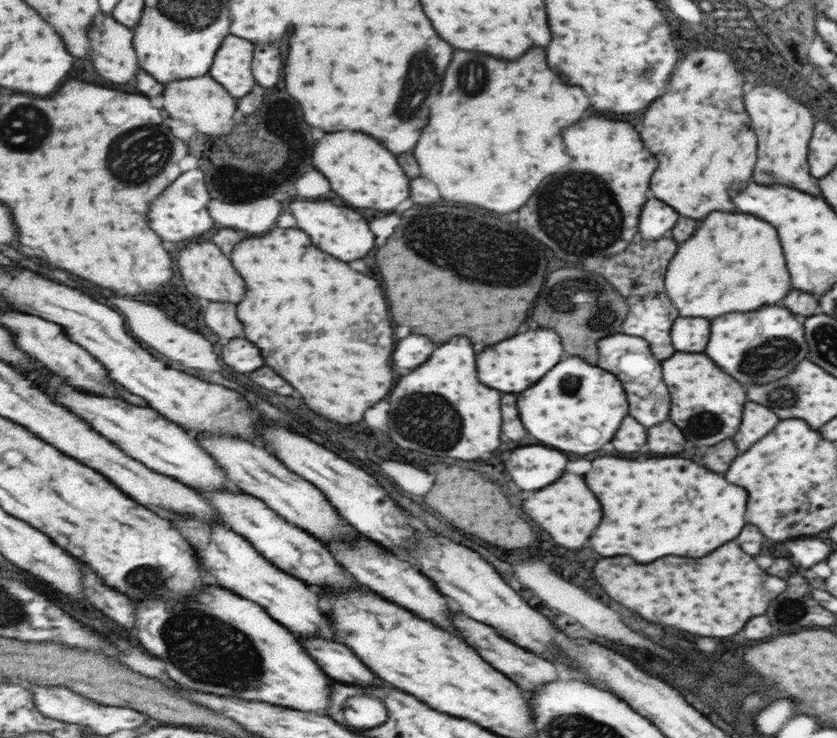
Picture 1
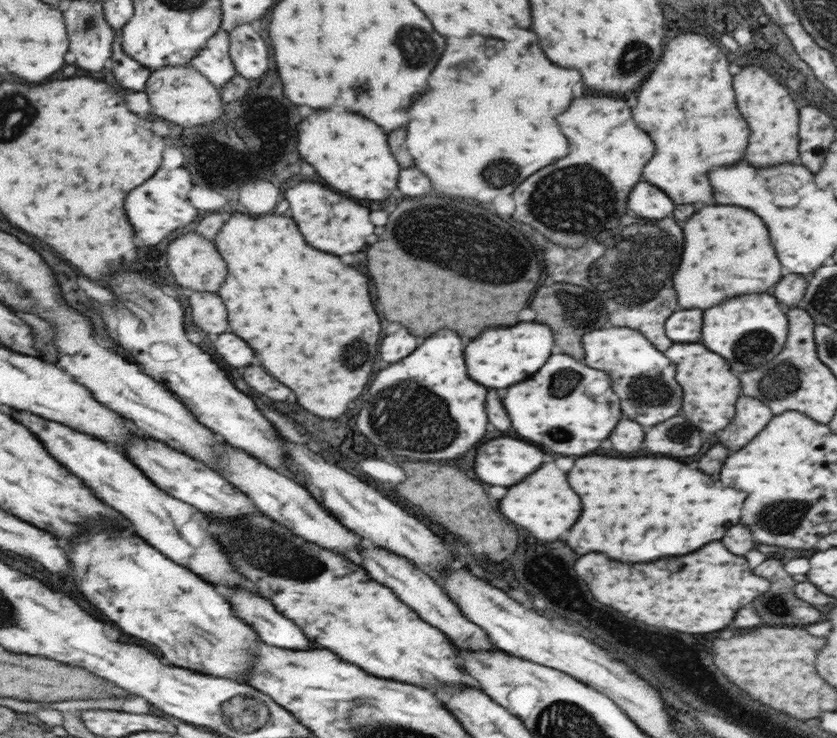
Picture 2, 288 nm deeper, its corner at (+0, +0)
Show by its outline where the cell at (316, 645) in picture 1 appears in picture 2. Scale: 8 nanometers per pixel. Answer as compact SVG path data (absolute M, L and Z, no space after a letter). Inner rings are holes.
M229 588L231 602L235 602L235 610L239 610L241 618L247 618L255 630L259 630L263 642L289 650L315 650L317 644L307 638L305 630L283 616L275 604L269 600L255 596L253 592L241 588Z

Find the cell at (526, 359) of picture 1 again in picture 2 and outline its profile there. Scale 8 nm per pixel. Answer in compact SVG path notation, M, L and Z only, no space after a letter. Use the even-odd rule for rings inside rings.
M519 322L519 326L483 330L479 338L467 344L467 374L487 388L507 388L529 378L549 358L553 348L551 330L543 324Z

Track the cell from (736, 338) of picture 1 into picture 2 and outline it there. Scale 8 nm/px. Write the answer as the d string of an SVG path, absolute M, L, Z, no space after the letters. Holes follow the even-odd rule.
M753 294L751 298L731 298L731 302L723 302L723 306L713 306L703 312L703 328L701 342L707 350L715 350L715 354L723 354L727 362L731 362L731 370L749 372L769 362L781 348L787 344L785 314L781 312L777 300L769 294Z

